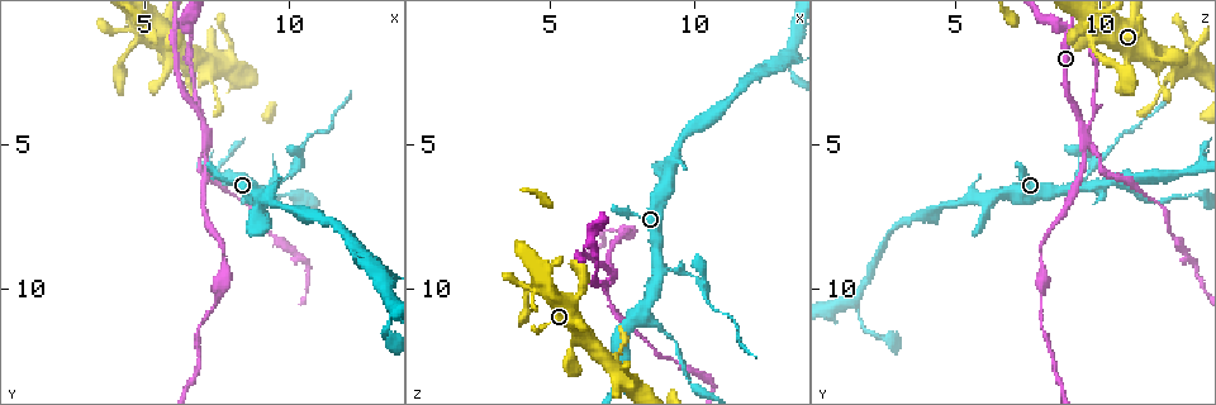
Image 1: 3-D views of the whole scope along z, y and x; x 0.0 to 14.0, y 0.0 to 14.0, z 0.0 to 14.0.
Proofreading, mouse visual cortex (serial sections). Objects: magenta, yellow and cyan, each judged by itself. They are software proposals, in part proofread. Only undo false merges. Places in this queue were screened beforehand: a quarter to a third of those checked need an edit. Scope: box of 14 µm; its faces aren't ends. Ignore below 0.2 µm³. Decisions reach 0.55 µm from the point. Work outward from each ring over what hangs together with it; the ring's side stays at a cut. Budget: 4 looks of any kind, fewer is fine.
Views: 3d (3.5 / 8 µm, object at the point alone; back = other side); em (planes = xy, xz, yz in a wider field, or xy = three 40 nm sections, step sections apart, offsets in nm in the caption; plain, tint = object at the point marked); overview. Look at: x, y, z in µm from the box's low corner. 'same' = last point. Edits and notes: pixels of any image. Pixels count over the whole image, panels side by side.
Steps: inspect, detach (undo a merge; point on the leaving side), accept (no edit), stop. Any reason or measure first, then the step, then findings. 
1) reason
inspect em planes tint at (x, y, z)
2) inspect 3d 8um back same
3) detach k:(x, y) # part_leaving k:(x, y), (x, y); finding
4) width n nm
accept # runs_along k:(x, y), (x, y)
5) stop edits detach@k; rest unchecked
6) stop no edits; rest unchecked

a fork
inspect 3d 3.5um at (8.2, 6.1, 10.8)

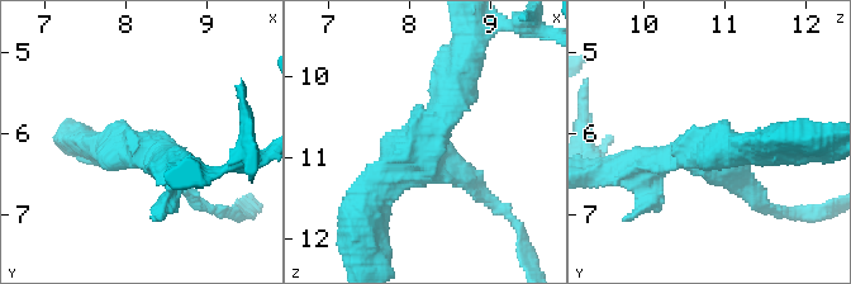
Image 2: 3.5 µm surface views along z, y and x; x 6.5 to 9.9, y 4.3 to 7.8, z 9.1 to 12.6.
now the EM
inspect em xy step 1 tint at (8.20, 6.15, 10.80)

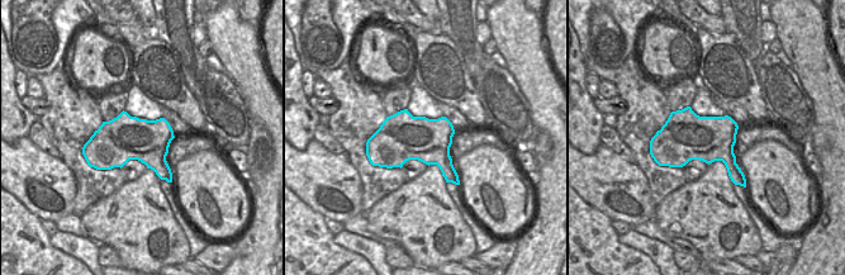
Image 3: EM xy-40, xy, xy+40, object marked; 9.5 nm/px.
arms 3; arm_widths 150, 300, 400 nm
accept # runs_along 2:(462, 79), (365, 204); all the same cell

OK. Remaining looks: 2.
a narrow waist
inspect 3d 3.5um at (9.8, 6.1, 9.4)

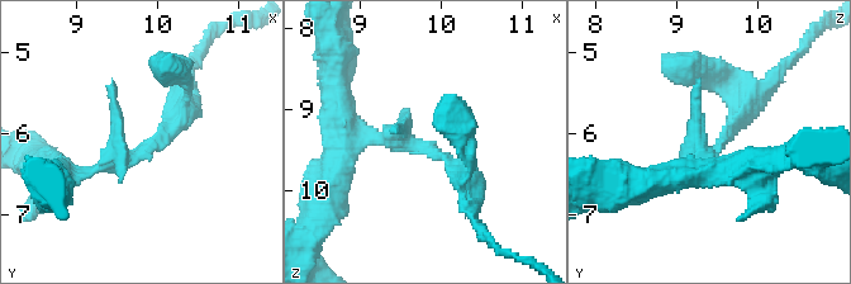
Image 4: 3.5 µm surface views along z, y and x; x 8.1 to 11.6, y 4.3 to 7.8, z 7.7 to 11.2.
now the EM
inspect em xy step 3 tint at (9.85, 6.20, 9.55)

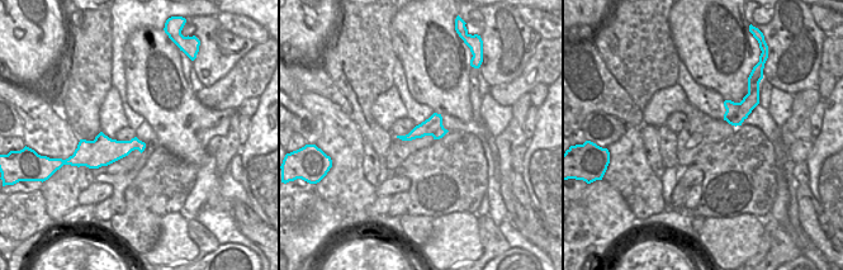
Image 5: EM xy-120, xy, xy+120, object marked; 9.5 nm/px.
detach 4:(732, 117) # part_leaving 4:(717, 147), (742, 112), (785, 65); two cells meet here

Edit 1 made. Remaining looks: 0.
stop edits detach@4; rest unchecked

